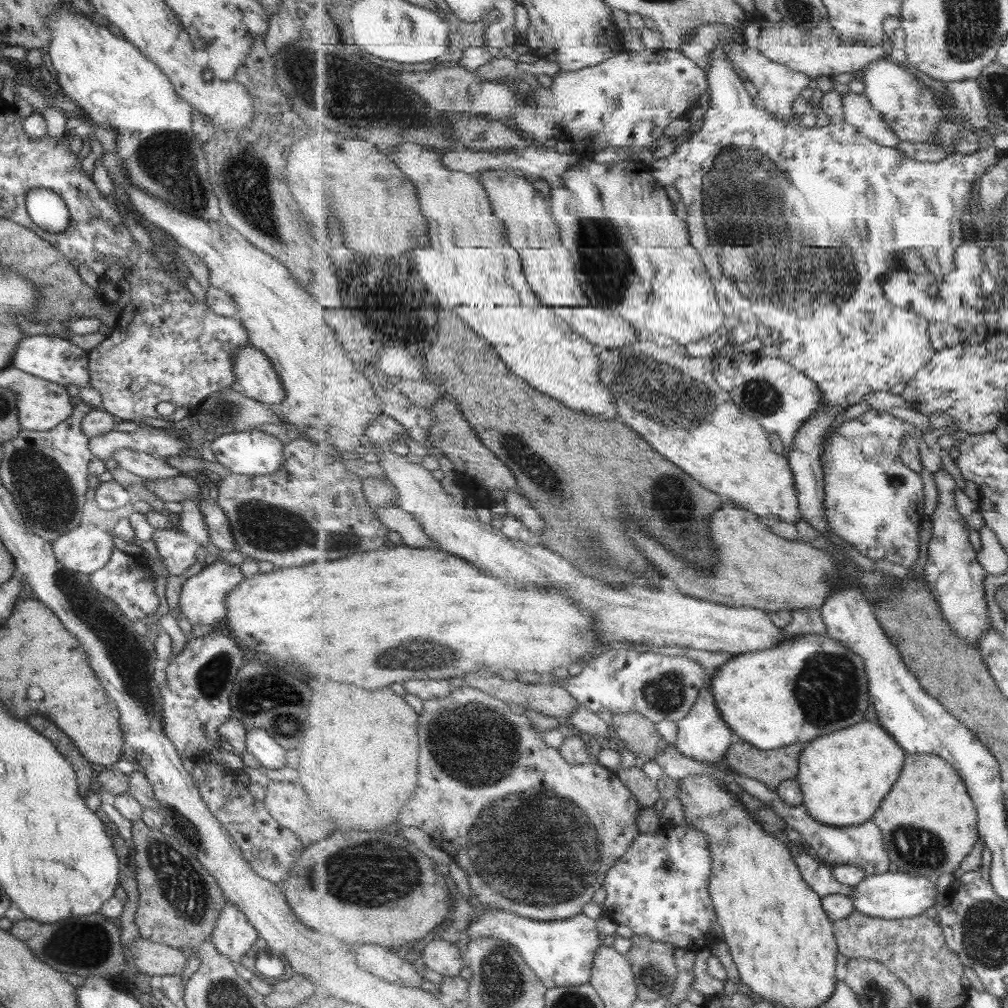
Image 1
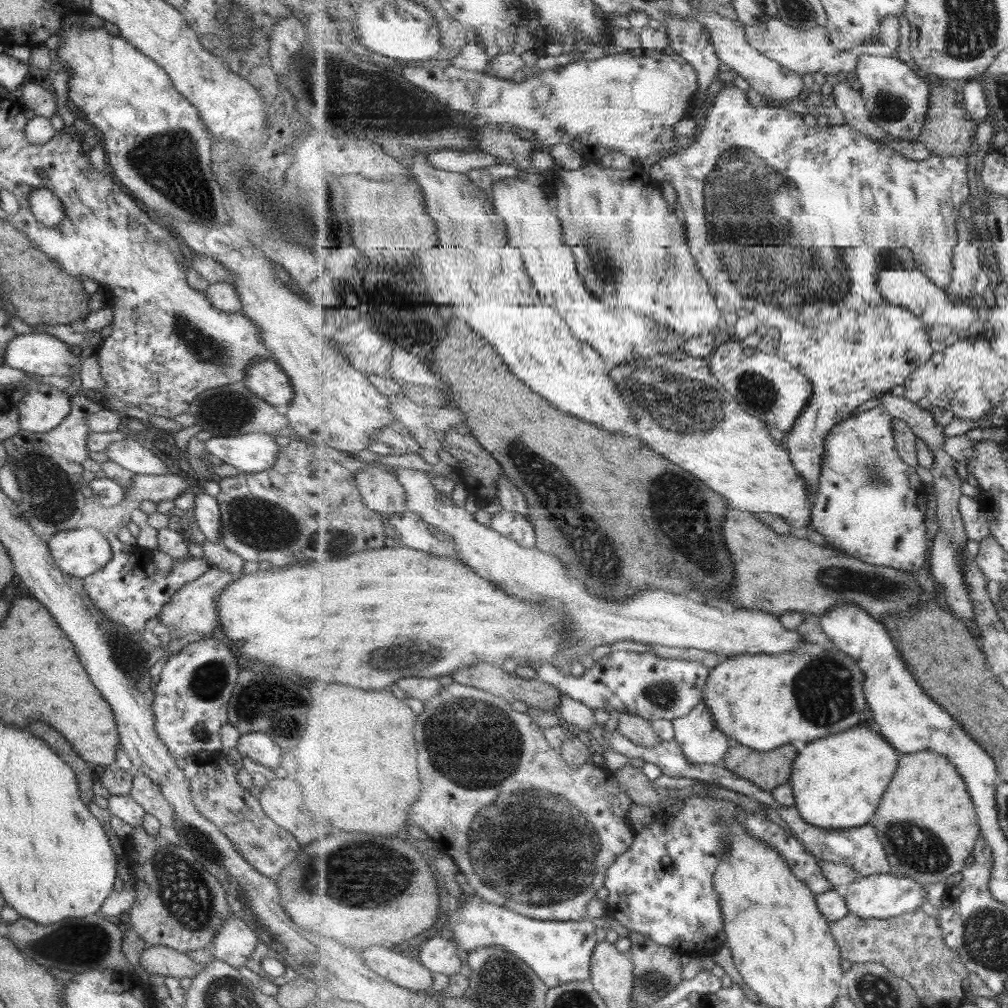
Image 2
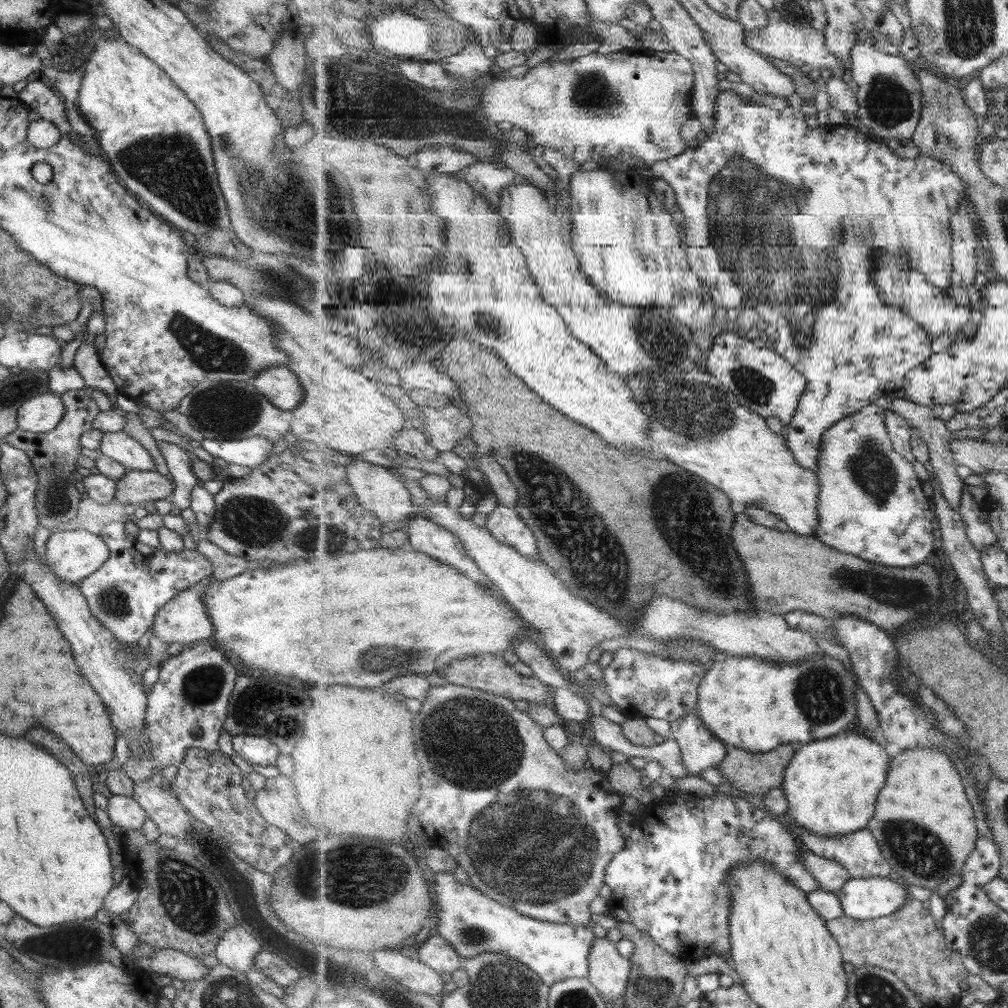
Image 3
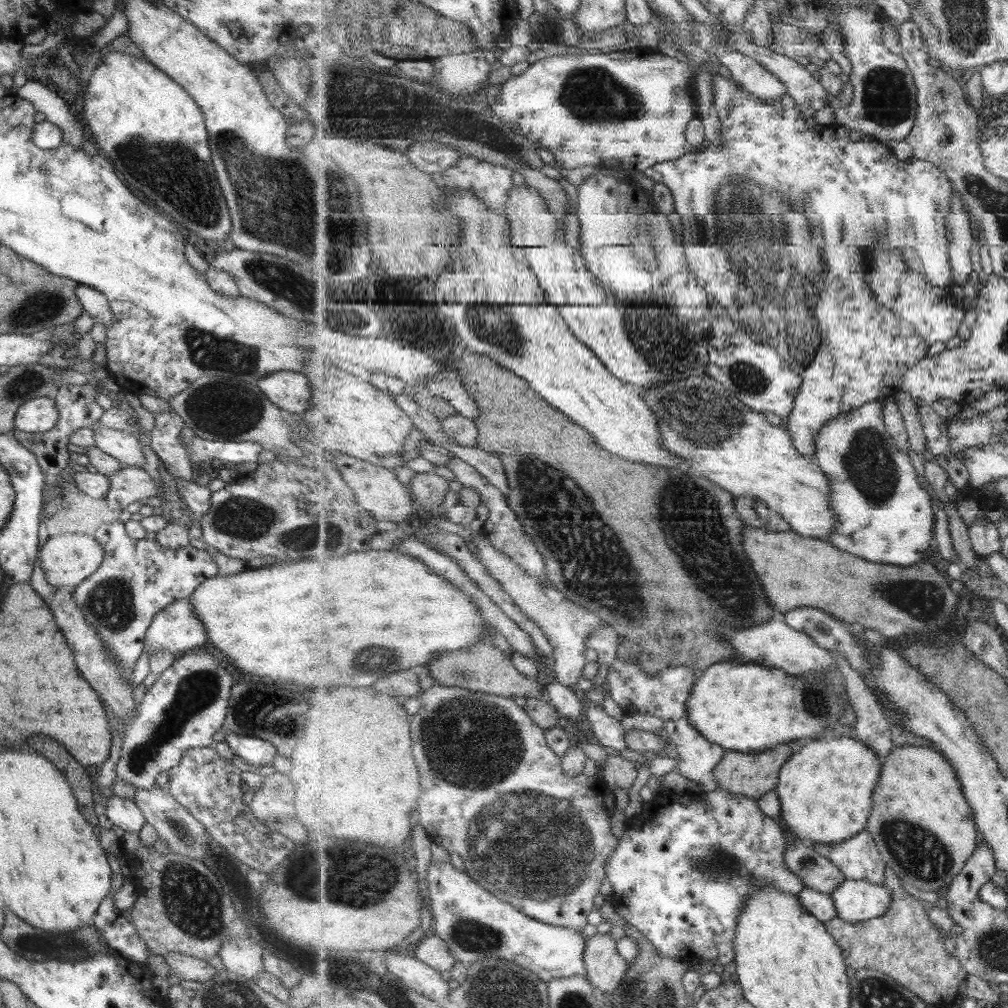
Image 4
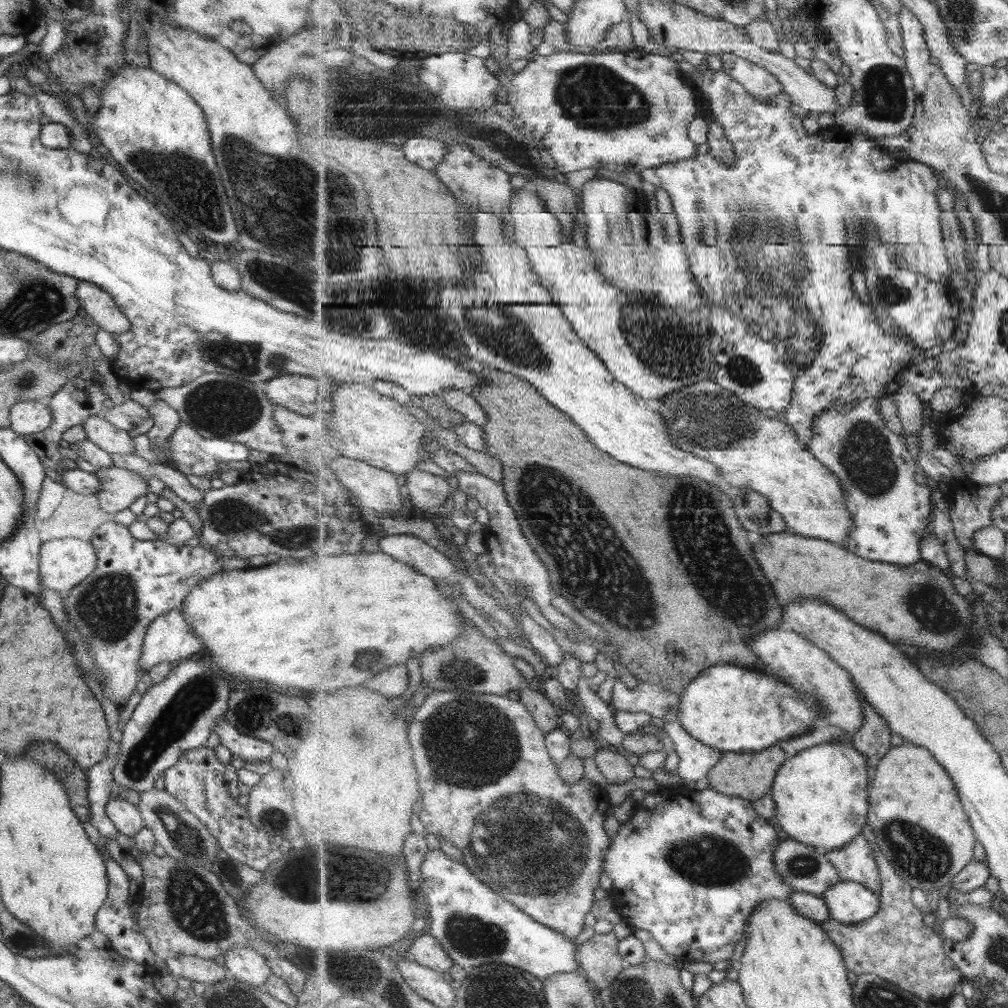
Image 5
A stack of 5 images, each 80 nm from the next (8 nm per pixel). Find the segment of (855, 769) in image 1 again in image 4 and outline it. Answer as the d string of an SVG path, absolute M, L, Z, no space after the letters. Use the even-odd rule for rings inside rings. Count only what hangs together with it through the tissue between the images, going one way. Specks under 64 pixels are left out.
M827 737L811 741L782 766L775 792L781 799L781 822L794 838L808 842L838 844L865 830L873 810L875 788L881 778L883 760L873 746L857 738Z

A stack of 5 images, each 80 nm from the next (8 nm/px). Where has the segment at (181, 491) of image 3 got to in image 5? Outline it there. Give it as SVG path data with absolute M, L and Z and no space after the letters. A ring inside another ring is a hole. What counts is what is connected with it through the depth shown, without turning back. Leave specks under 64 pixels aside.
M155 399L146 408L153 421L151 428L144 432L153 447L162 449L166 445L166 438L180 421L178 414L162 400Z

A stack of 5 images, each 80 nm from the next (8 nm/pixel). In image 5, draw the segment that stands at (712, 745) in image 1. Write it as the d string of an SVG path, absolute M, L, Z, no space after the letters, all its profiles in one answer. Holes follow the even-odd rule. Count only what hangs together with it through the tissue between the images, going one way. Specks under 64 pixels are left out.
M678 720L665 721L663 726L663 730L672 739L673 750L679 756L678 776L686 783L708 778L711 769L721 760L723 752L690 736Z

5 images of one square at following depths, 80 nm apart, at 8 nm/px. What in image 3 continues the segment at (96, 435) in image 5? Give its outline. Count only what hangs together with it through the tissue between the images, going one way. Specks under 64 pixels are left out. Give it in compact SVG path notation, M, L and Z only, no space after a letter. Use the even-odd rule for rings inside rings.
M122 430L102 432L97 451L102 452L127 470L155 470L149 453Z

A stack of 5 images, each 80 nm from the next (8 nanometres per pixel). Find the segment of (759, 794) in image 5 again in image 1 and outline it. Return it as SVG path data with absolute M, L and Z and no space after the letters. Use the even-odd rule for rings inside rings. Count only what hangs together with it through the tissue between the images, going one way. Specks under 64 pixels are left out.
M736 739L726 752L726 763L734 772L777 789L783 781L798 776L802 750L801 743L782 746L781 749L761 750Z

